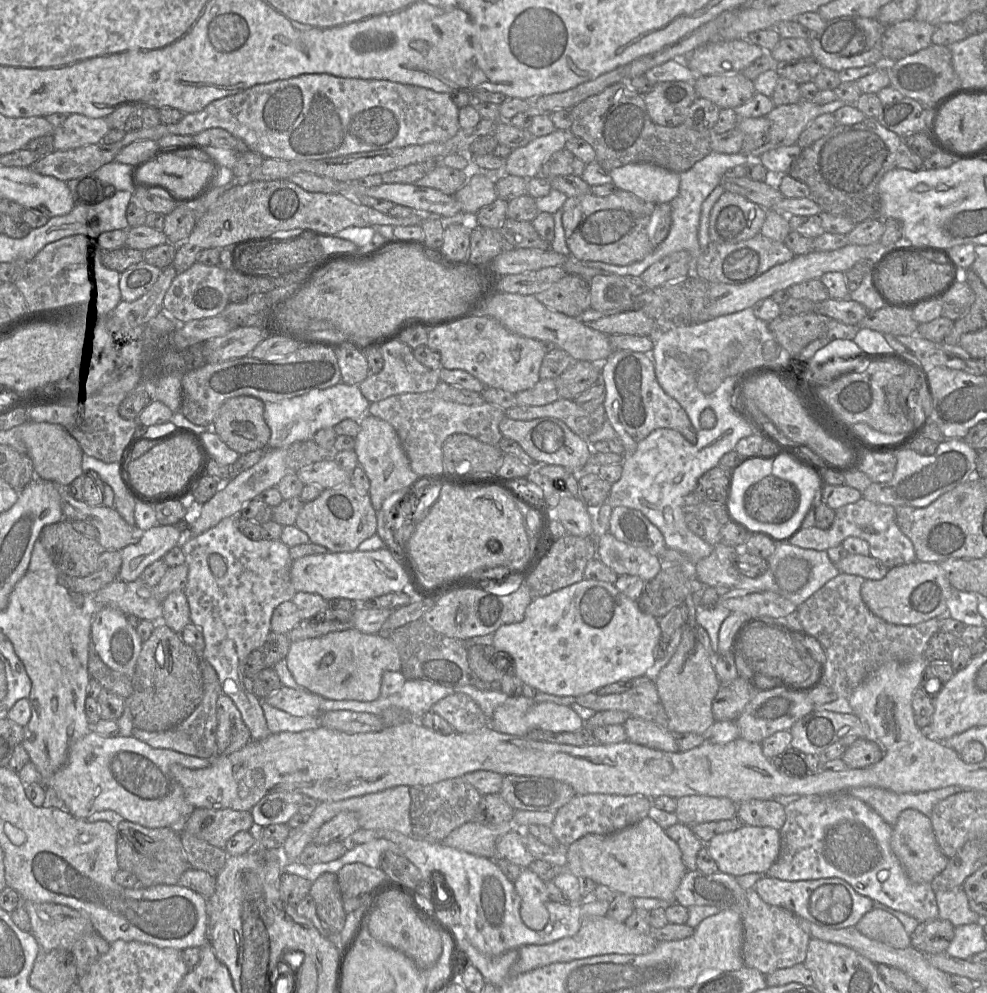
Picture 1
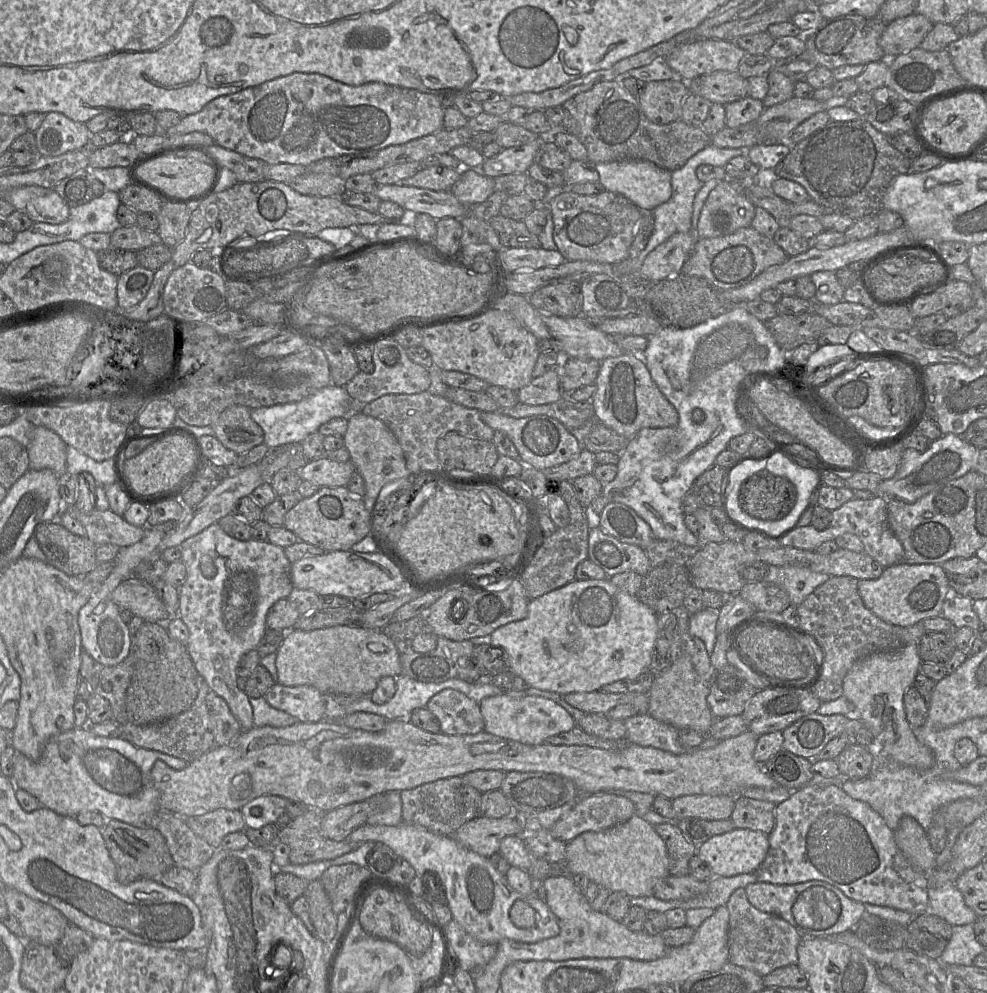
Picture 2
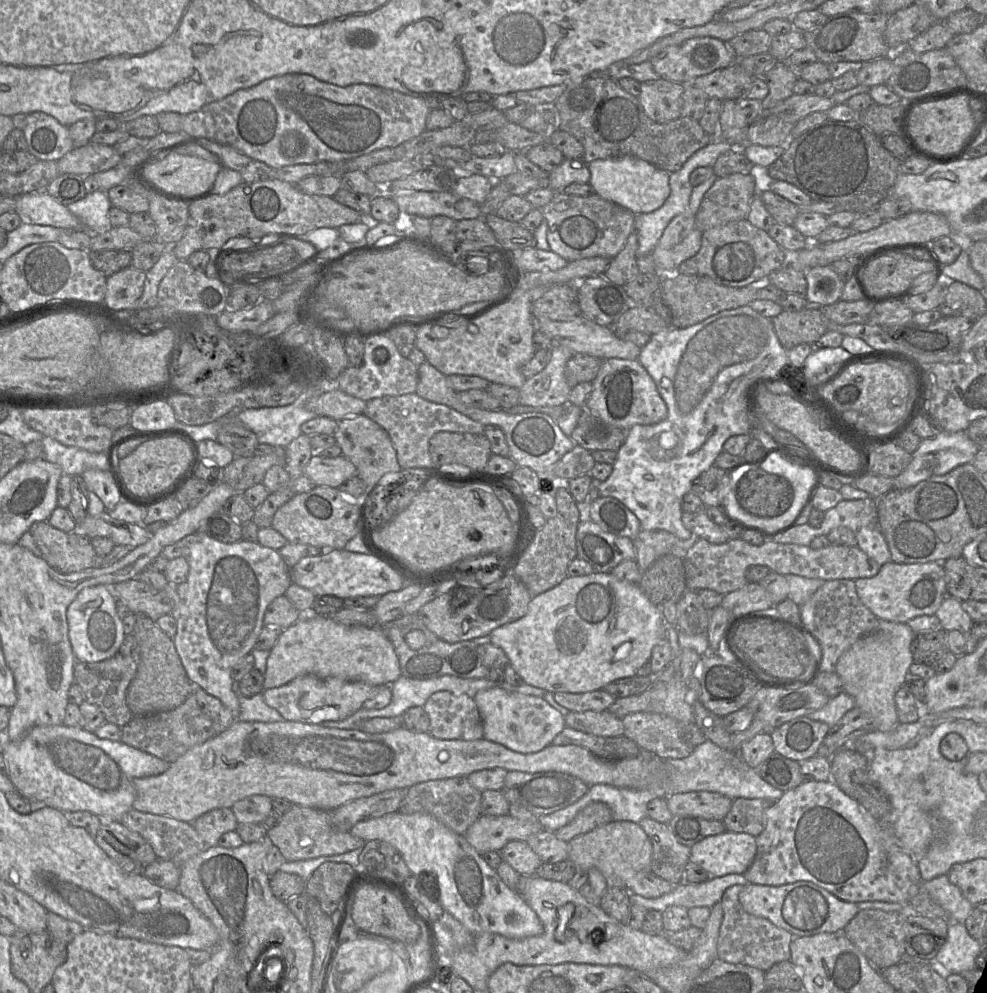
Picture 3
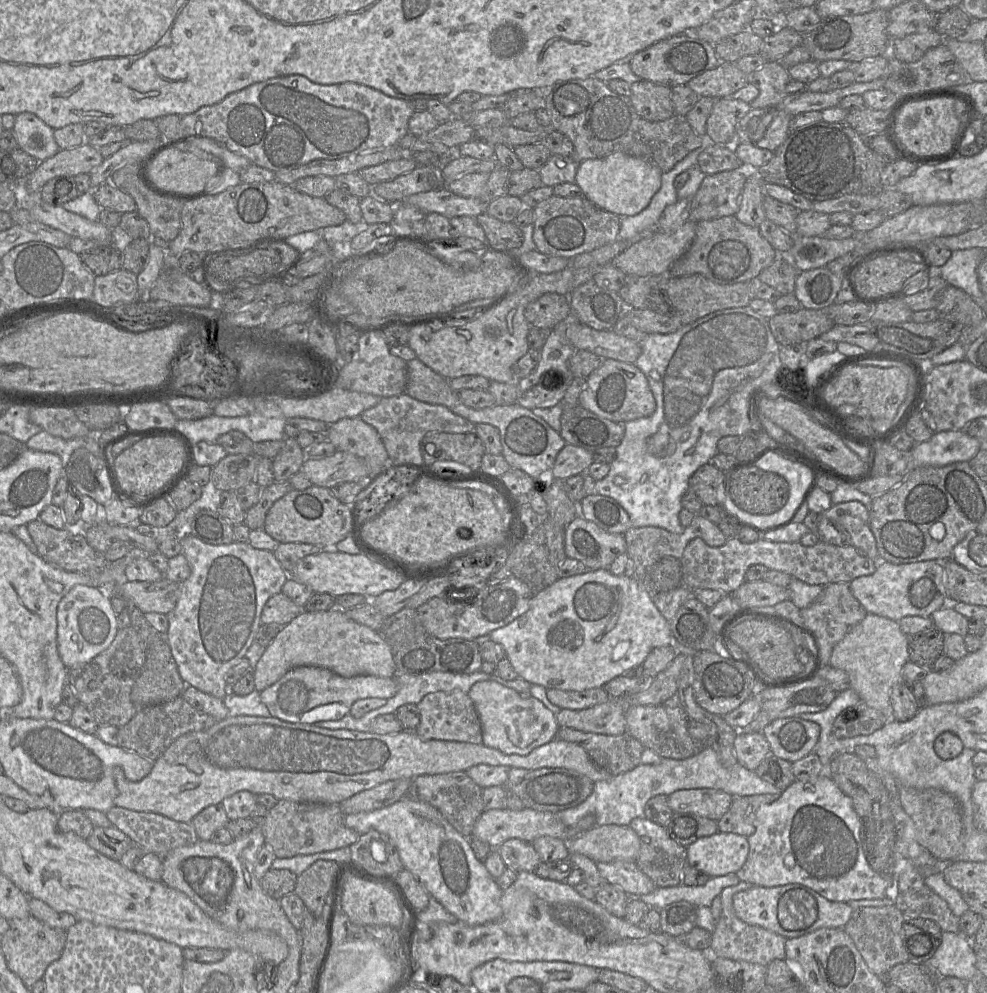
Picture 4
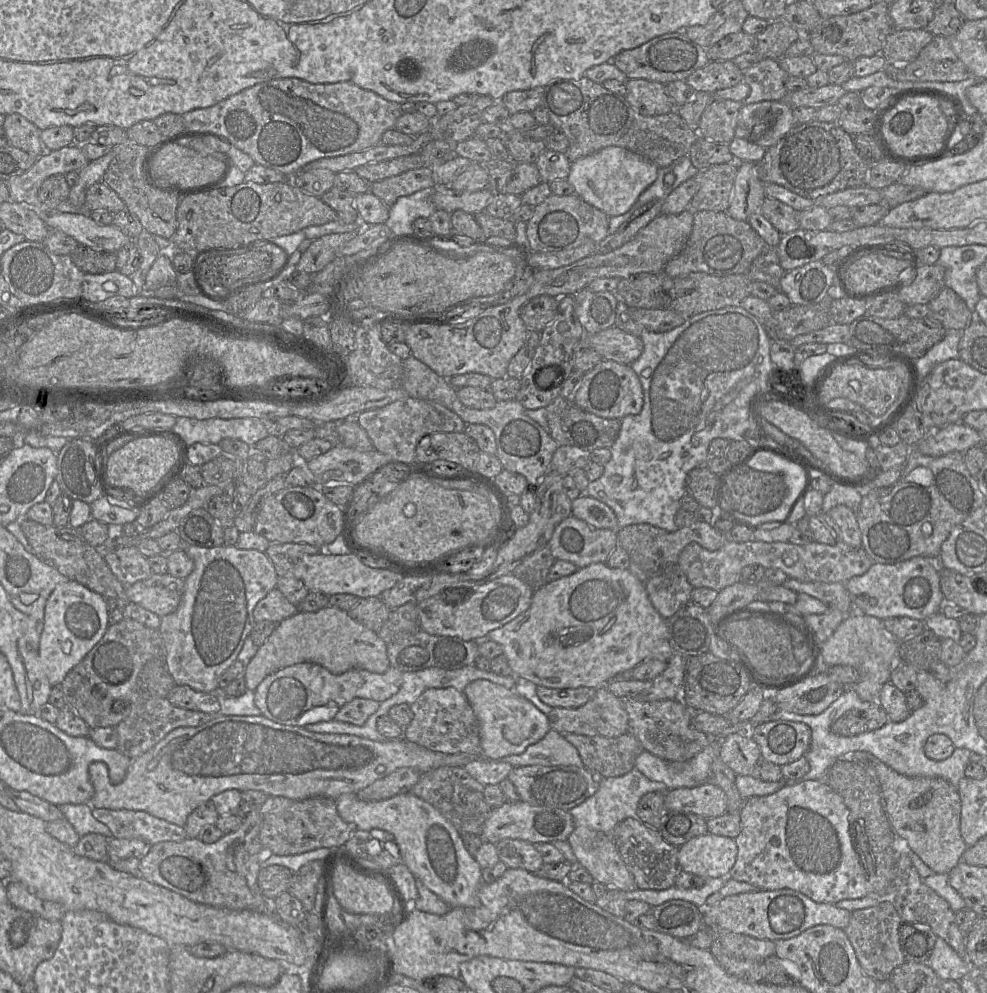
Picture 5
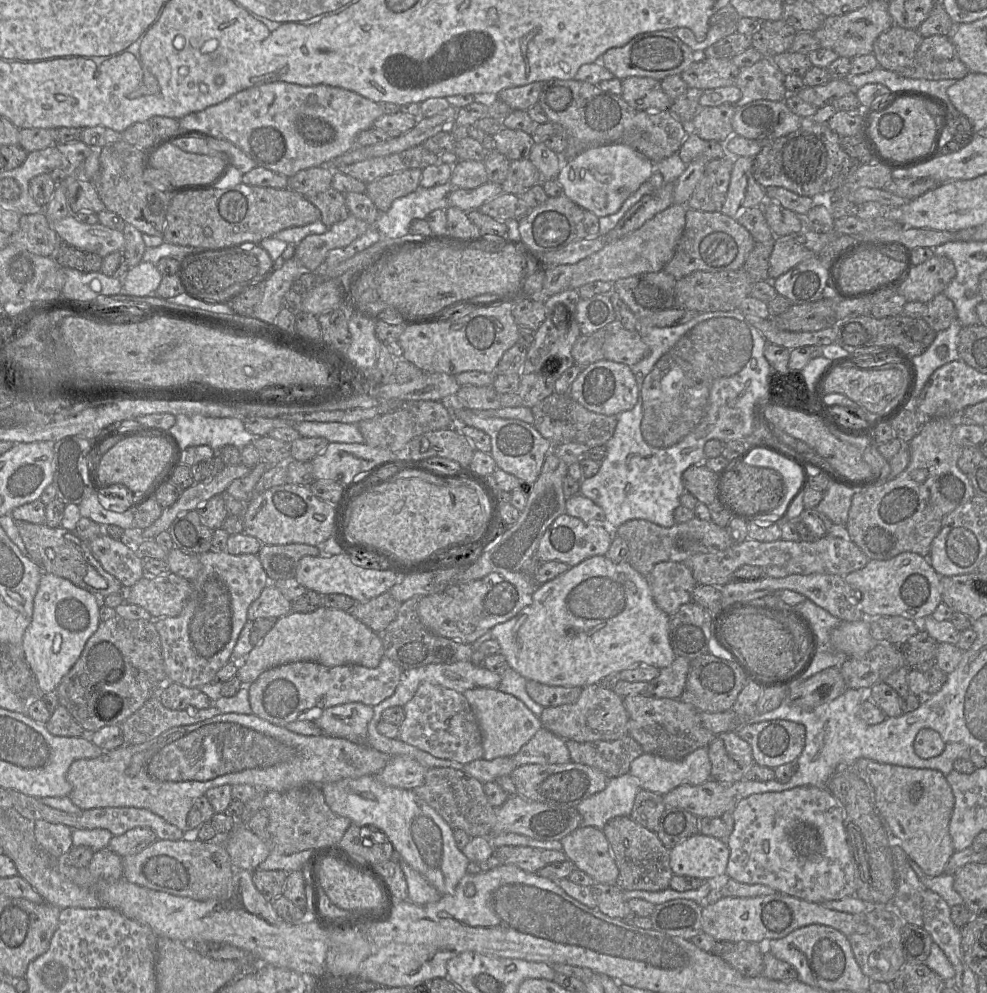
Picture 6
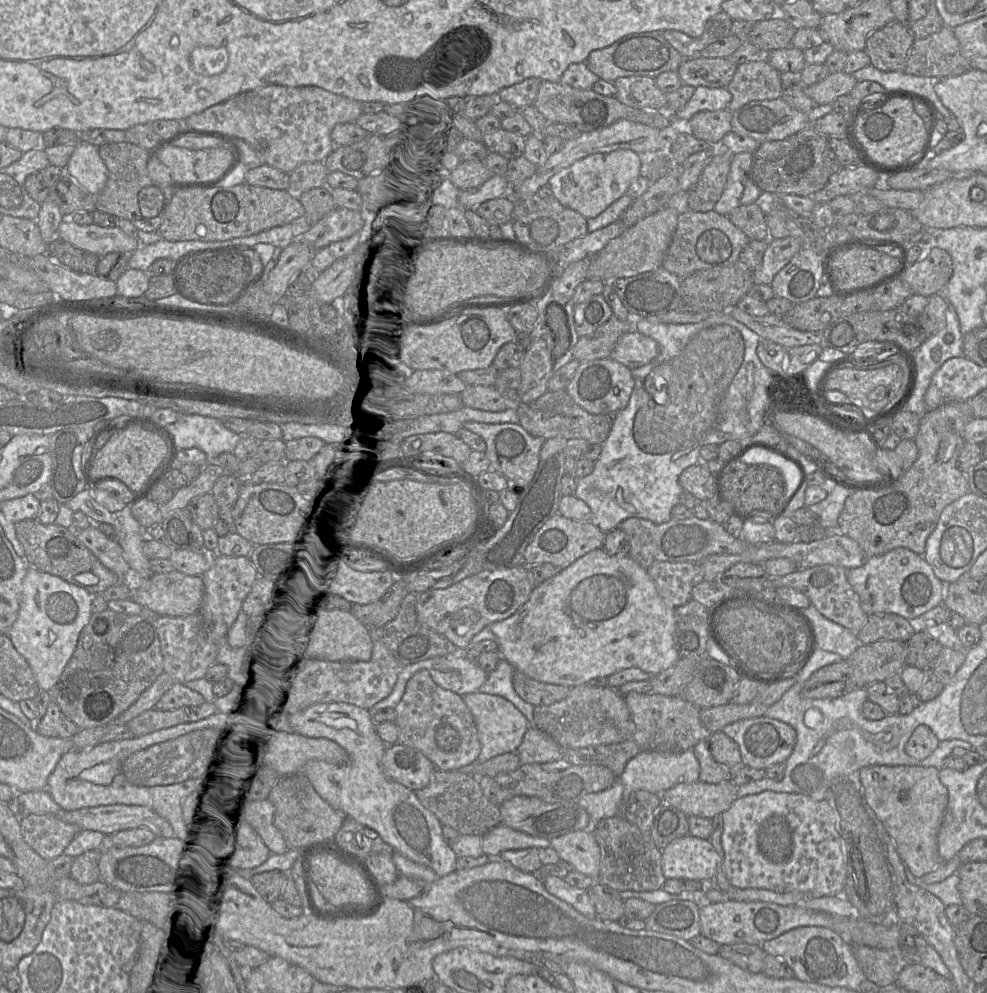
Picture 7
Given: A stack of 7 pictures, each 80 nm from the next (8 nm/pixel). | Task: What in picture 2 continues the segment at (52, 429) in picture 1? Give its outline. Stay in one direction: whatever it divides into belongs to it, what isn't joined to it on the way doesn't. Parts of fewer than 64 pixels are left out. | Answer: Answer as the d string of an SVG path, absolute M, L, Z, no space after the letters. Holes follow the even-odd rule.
M36 426L32 430L32 440L26 447L29 469L49 469L58 476L67 475L67 444L49 428Z

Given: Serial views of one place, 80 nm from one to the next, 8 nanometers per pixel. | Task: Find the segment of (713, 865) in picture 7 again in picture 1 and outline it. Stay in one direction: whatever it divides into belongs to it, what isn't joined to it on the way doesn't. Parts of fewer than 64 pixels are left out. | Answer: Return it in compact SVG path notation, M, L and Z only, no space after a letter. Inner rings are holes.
M743 825L737 830L719 834L707 844L709 854L715 860L720 872L739 877L749 873L766 876L767 871L776 861L780 850L780 832L770 827Z

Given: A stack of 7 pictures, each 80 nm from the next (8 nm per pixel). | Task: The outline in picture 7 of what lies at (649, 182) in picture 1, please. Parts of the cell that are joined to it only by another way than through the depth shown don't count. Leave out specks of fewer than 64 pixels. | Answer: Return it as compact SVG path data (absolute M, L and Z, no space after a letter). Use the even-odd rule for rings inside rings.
M618 149L590 154L552 176L548 185L553 197L586 219L595 218L614 201L626 194L631 183L640 176L642 156L632 150Z

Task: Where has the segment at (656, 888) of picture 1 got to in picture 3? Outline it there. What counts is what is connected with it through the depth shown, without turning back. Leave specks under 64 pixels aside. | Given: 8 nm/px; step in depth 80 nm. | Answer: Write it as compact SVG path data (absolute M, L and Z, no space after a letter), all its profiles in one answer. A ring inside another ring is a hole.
M611 821L568 841L569 860L577 870L597 868L609 886L626 887L628 879L637 873L650 872L652 843L639 823Z

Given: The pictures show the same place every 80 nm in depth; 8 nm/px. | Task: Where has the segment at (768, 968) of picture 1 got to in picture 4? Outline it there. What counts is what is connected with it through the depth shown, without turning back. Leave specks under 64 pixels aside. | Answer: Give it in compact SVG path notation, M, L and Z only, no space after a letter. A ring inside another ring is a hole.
M740 881L734 886L726 887L720 893L722 902L722 912L715 923L712 933L712 942L710 947L711 957L728 958L732 960L742 960L750 963L767 966L775 959L785 959L785 936L766 930L759 926L753 926L745 923L737 917L733 908L733 897L738 892L748 890L753 887L750 882Z

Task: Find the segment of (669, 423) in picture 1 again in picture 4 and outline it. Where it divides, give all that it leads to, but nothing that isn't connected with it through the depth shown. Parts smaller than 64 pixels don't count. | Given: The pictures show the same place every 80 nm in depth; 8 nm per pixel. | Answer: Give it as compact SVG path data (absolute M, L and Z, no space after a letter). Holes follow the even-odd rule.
M605 359L599 368L586 378L586 386L578 404L594 414L614 422L628 422L653 414L656 402L646 376L635 364Z

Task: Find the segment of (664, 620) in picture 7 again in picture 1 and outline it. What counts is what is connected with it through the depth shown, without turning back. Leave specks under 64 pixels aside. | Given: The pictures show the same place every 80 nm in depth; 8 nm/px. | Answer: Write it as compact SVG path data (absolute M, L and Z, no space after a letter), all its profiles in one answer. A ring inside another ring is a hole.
M583 579L582 581L572 584L568 587L555 591L547 596L534 598L526 609L524 620L519 623L503 625L494 633L493 645L498 650L507 652L512 657L514 665L514 675L524 683L530 685L536 690L557 696L579 696L594 692L597 689L620 680L645 675L646 671L656 662L656 647L661 639L661 631L658 625L658 619L643 613L636 601L628 598L620 592L614 584Z

